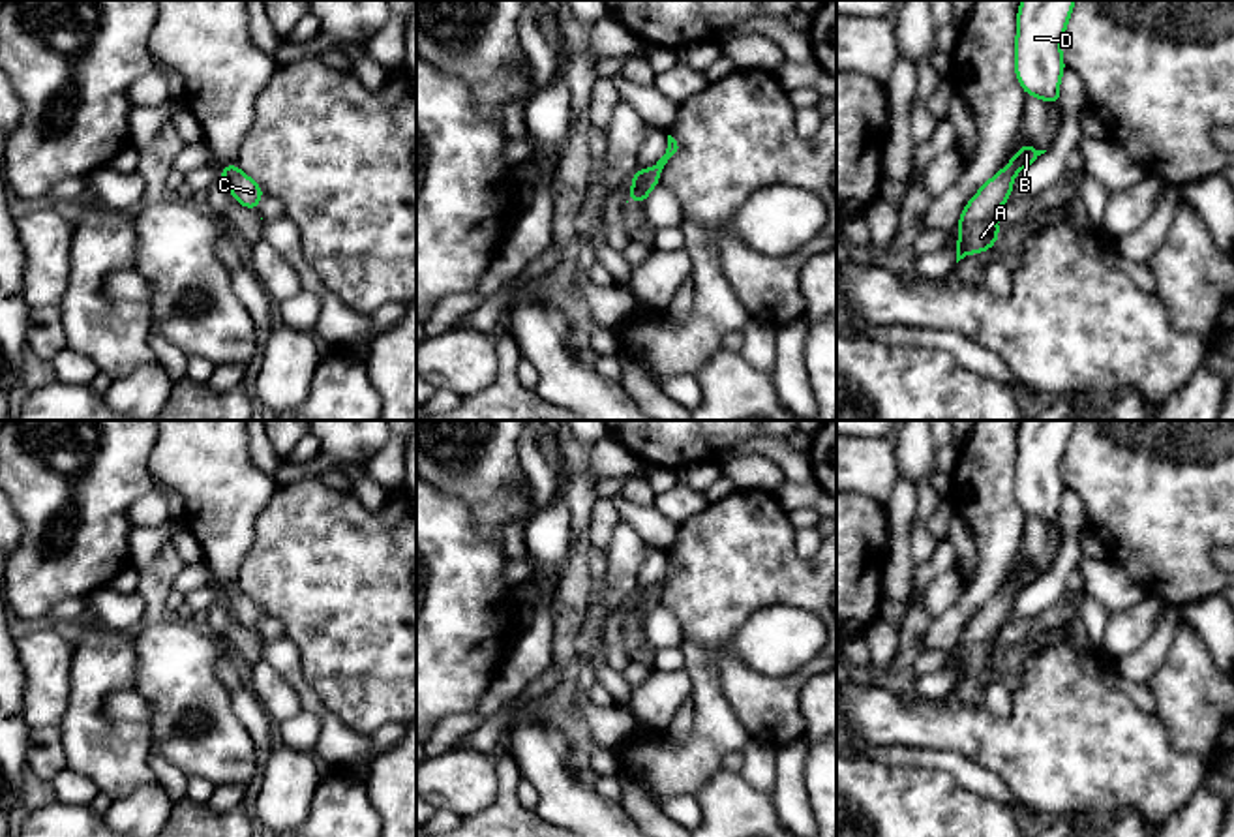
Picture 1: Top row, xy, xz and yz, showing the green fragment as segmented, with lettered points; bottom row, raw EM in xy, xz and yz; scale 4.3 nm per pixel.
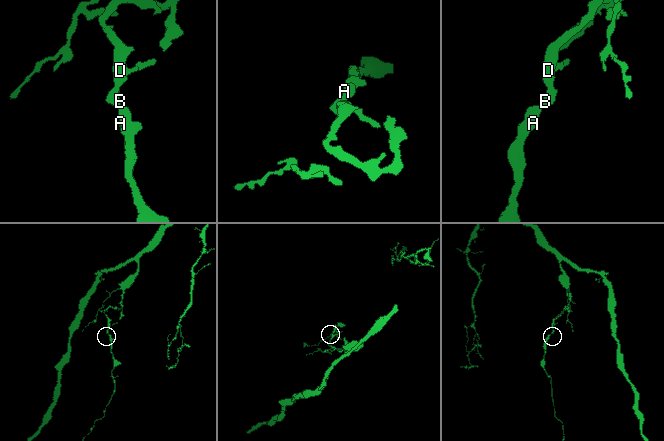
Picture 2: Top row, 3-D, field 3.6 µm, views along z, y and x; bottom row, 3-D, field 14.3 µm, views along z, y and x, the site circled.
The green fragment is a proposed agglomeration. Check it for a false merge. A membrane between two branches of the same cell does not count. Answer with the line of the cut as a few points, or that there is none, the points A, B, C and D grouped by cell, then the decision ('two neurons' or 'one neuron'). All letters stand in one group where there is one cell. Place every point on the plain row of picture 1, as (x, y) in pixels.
no cut | A B C D | one neuron

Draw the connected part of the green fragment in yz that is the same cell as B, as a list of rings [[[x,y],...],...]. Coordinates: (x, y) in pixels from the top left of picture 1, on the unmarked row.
[[[1030,563],[1022,565],[1011,582],[968,621],[956,644],[962,653],[955,662],[956,683],[970,674],[988,672],[996,664],[1000,659],[998,636],[1013,614],[1013,599],[1045,572],[1035,571]]]

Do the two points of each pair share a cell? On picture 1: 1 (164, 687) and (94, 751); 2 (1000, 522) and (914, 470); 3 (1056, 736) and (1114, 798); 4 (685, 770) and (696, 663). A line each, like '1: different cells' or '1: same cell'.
1: different cells
2: different cells
3: same cell
4: same cell

